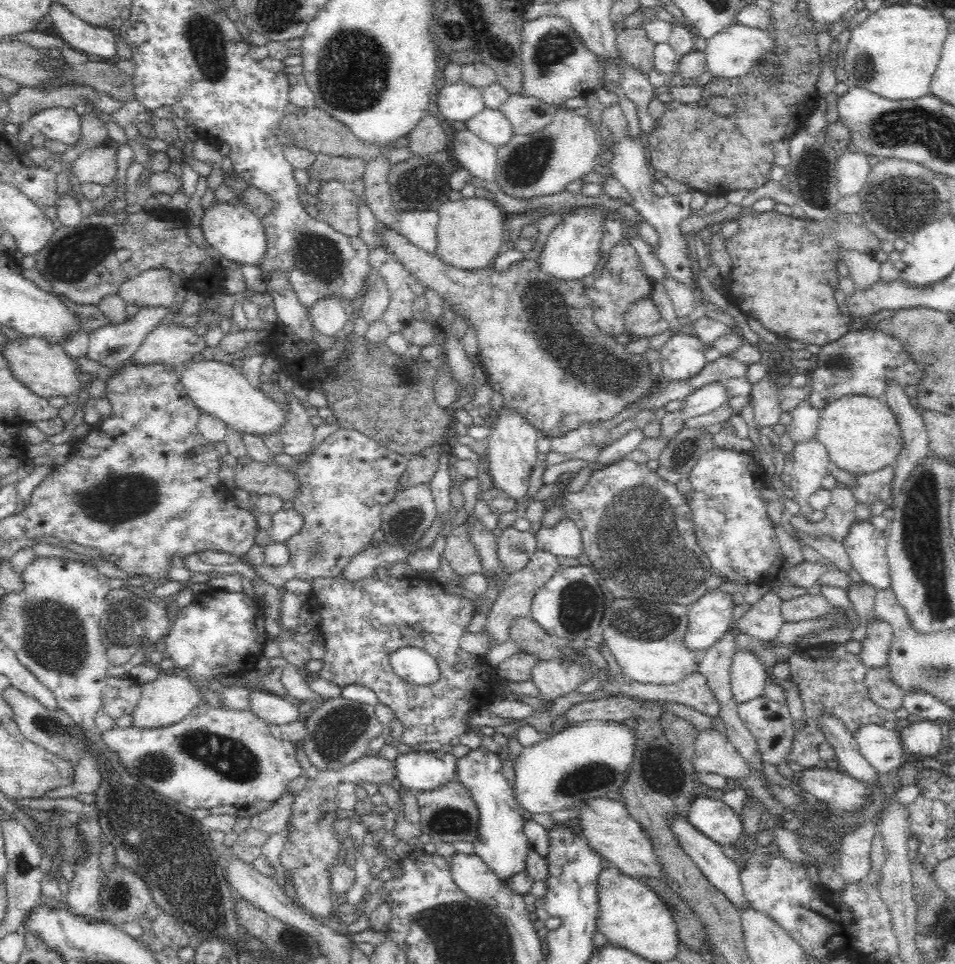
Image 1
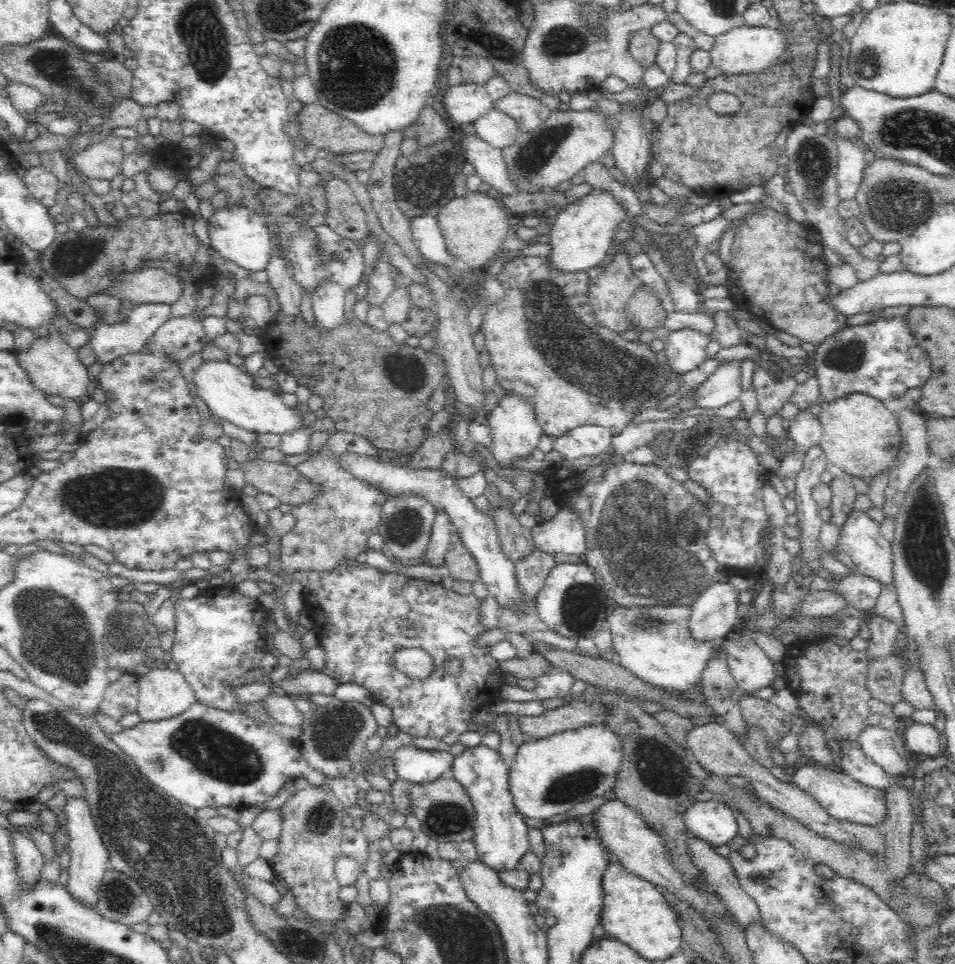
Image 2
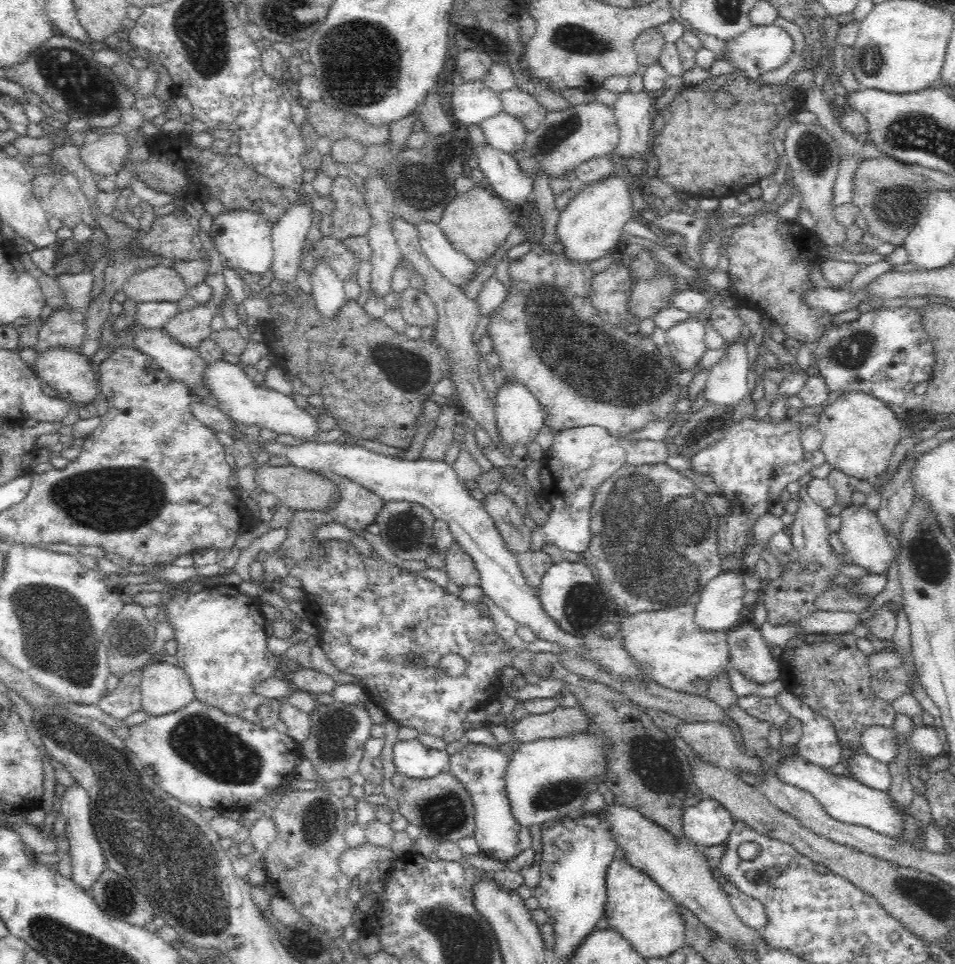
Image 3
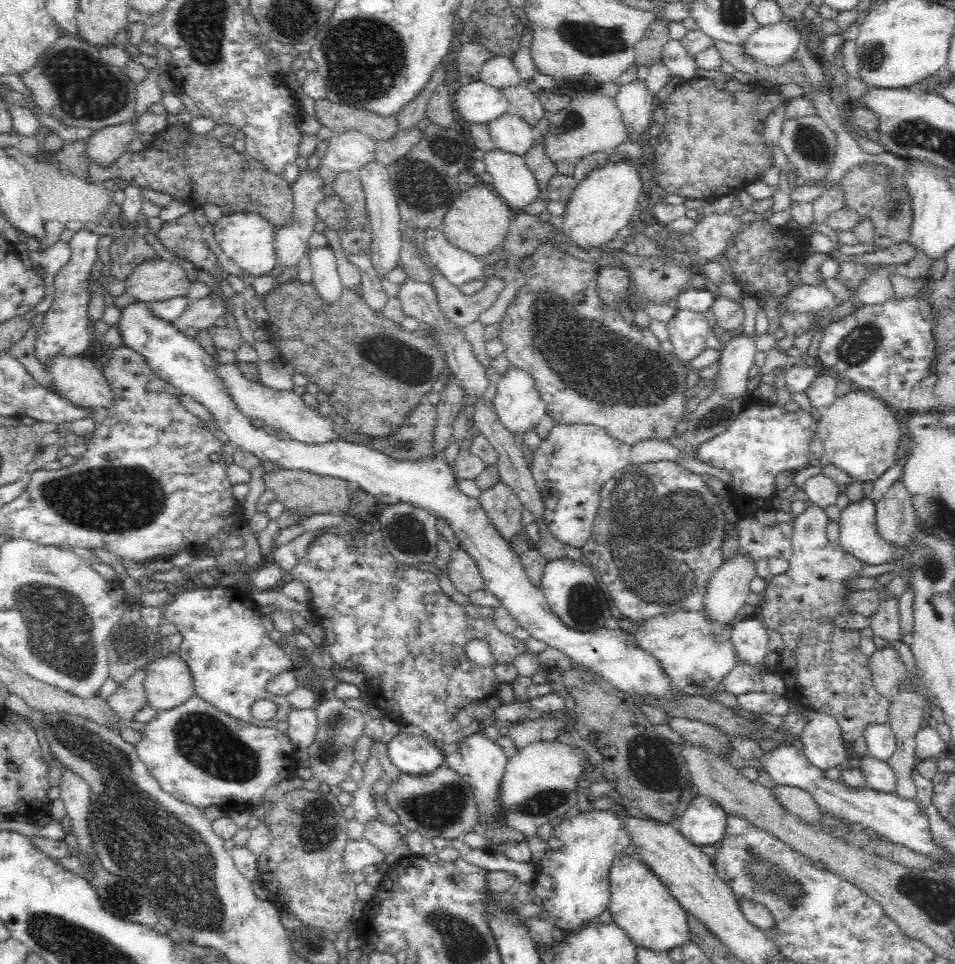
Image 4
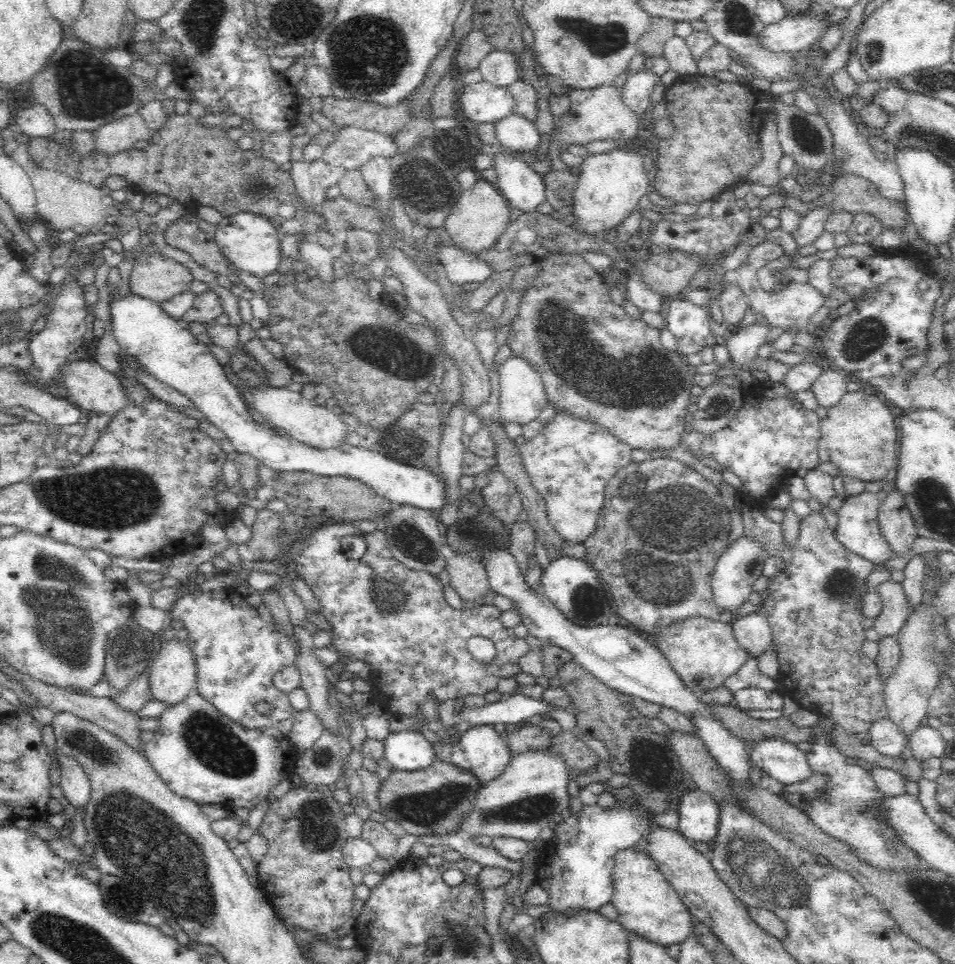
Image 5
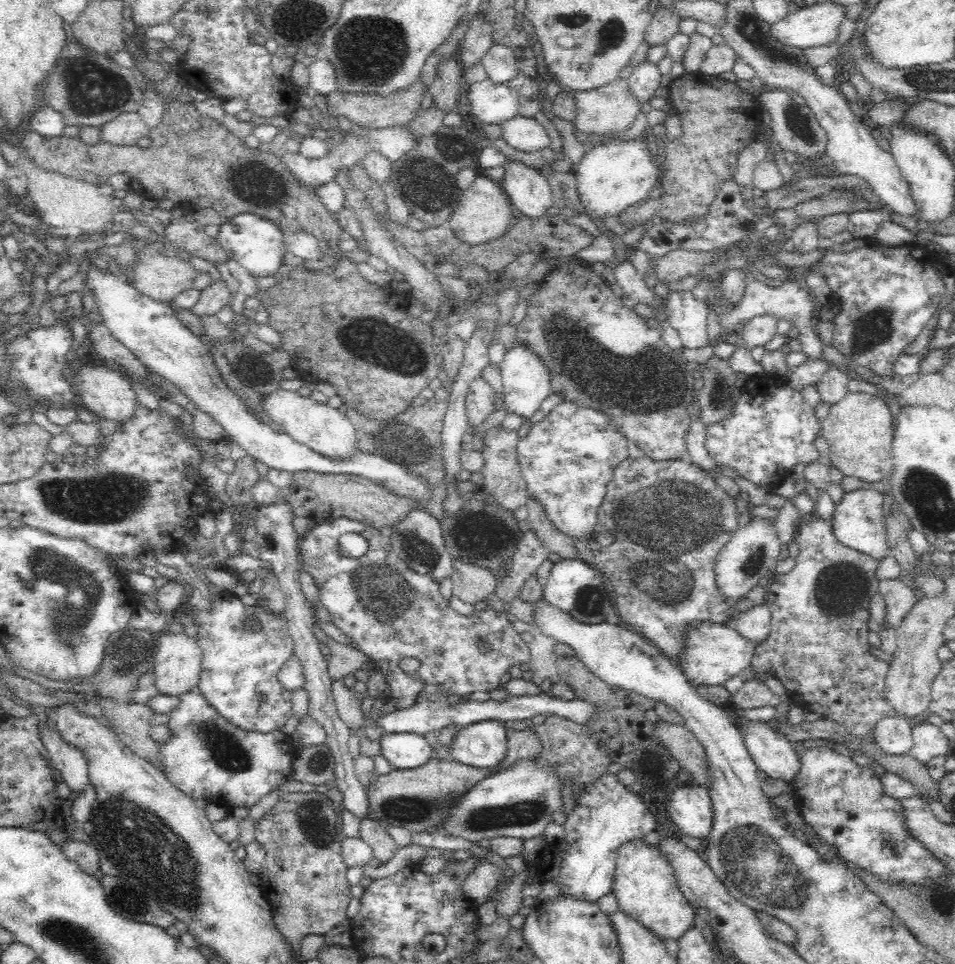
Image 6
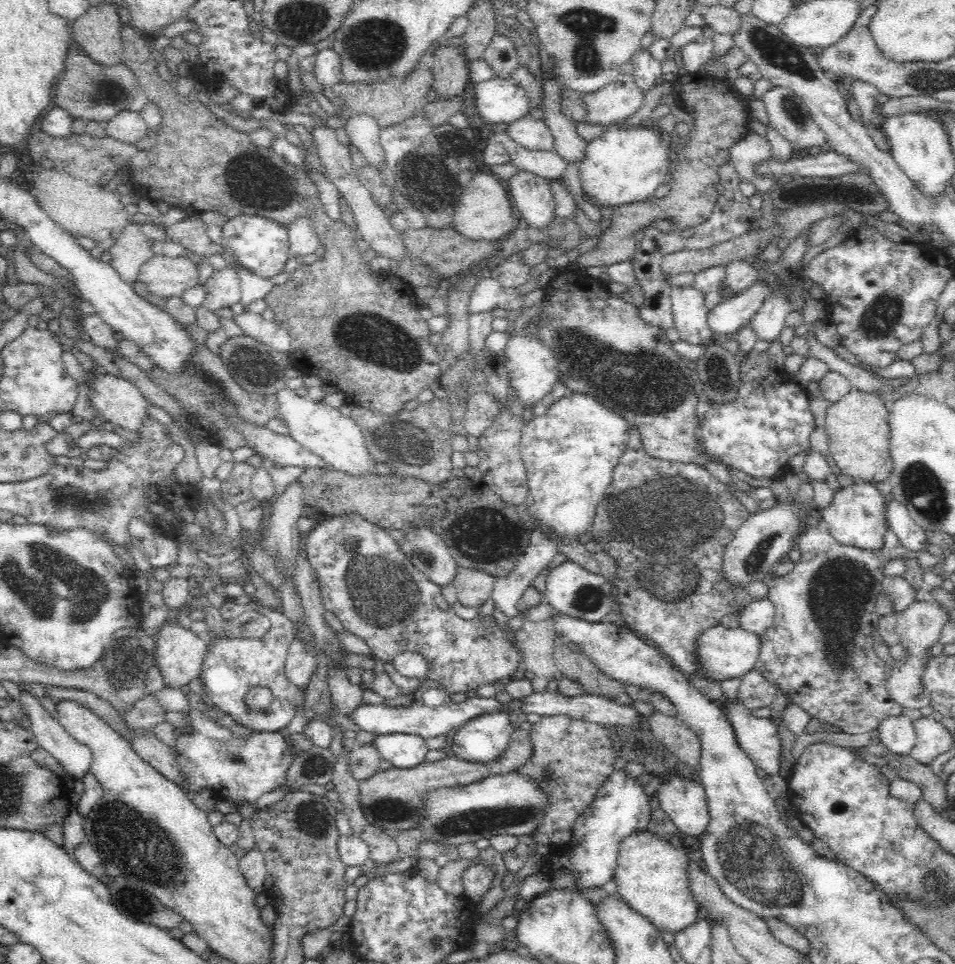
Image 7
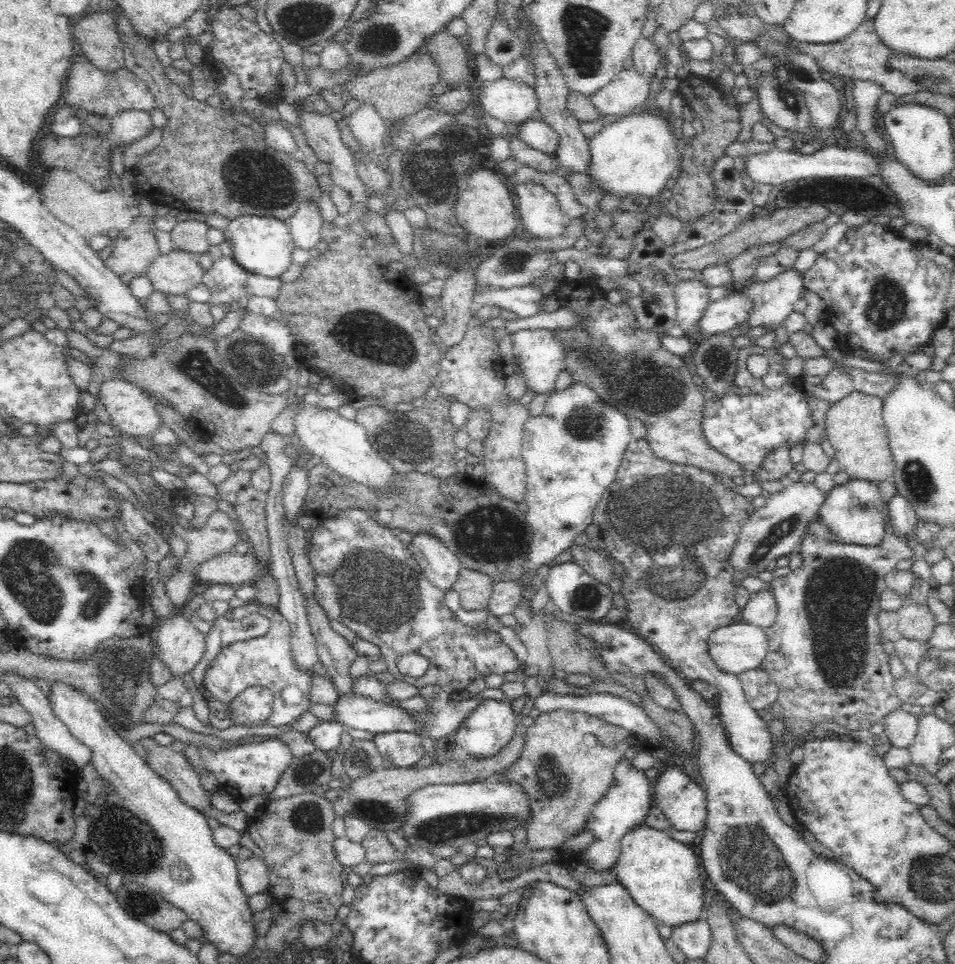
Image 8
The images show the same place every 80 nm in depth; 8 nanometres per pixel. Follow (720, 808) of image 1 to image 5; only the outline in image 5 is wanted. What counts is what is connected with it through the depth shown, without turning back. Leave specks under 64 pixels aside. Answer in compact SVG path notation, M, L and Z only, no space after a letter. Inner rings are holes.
M699 788L679 797L679 832L691 842L711 843L718 830L718 806L714 798Z

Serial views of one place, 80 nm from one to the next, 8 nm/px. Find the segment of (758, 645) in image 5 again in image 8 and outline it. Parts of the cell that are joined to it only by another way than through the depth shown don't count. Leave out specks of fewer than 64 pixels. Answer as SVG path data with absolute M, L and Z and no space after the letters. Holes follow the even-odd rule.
M771 583L768 585L767 589L752 594L748 605L741 610L741 620L764 629L776 621L778 604L772 595Z

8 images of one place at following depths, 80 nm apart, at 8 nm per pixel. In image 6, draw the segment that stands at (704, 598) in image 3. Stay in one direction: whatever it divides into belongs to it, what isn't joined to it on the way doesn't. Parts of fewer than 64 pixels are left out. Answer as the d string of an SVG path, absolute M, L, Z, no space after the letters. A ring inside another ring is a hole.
M751 518L750 522L744 526L739 526L734 532L732 538L722 547L715 564L715 573L717 576L718 591L726 598L732 598L735 602L744 597L753 586L758 584L760 578L770 577L773 573L770 570L774 568L781 551L782 543L776 530L776 518Z

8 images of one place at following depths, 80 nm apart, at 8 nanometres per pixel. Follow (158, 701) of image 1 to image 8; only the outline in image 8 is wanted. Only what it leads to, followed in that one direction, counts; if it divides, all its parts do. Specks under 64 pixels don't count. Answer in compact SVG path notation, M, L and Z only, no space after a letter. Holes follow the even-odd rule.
M183 613L168 615L159 623L153 633L158 657L162 657L162 662L170 667L174 677L182 677L198 664L205 652L205 638L206 636L192 624L190 617L187 619Z

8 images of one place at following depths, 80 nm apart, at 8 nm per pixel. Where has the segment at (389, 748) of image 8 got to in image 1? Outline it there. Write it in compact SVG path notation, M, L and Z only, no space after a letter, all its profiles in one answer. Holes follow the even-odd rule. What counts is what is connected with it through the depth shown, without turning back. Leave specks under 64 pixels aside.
M401 749L393 760L393 764L396 769L396 777L401 784L414 792L416 790L434 790L440 784L456 780L456 760L457 758L452 753L447 754L442 749L436 752Z

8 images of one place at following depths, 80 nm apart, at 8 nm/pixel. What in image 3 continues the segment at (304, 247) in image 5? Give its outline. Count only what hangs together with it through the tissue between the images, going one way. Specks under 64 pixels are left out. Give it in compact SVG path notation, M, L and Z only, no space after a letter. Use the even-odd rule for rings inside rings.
M323 259L315 265L311 279L311 296L315 300L315 308L327 318L334 316L346 299L343 281Z

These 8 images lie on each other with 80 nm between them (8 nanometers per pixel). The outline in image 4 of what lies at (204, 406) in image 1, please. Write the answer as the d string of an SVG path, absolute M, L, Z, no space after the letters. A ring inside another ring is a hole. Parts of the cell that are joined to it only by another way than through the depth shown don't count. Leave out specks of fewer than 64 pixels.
M235 363L218 364L217 373L244 416L250 419L260 418L266 426L273 427L276 431L286 432L289 438L298 442L321 445L336 440L338 434L334 430L330 417L324 416L318 409L307 406L302 396L294 391L276 390L264 386L260 381L246 379Z

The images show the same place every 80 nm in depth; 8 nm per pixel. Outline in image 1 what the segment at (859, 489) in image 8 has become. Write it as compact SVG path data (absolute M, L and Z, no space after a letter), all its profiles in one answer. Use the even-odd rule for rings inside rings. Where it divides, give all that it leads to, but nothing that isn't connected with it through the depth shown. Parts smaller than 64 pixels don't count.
M854 520L848 528L848 534L842 540L851 566L856 568L863 582L874 588L891 586L889 560L886 554L887 537L871 521Z

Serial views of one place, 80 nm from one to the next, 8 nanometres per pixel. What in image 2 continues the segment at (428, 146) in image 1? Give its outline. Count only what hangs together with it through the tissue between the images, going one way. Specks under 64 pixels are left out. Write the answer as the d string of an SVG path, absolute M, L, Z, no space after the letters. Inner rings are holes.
M426 104L417 117L418 125L417 139L420 147L428 147L435 143L444 141L452 130L445 118L442 118L432 105Z

